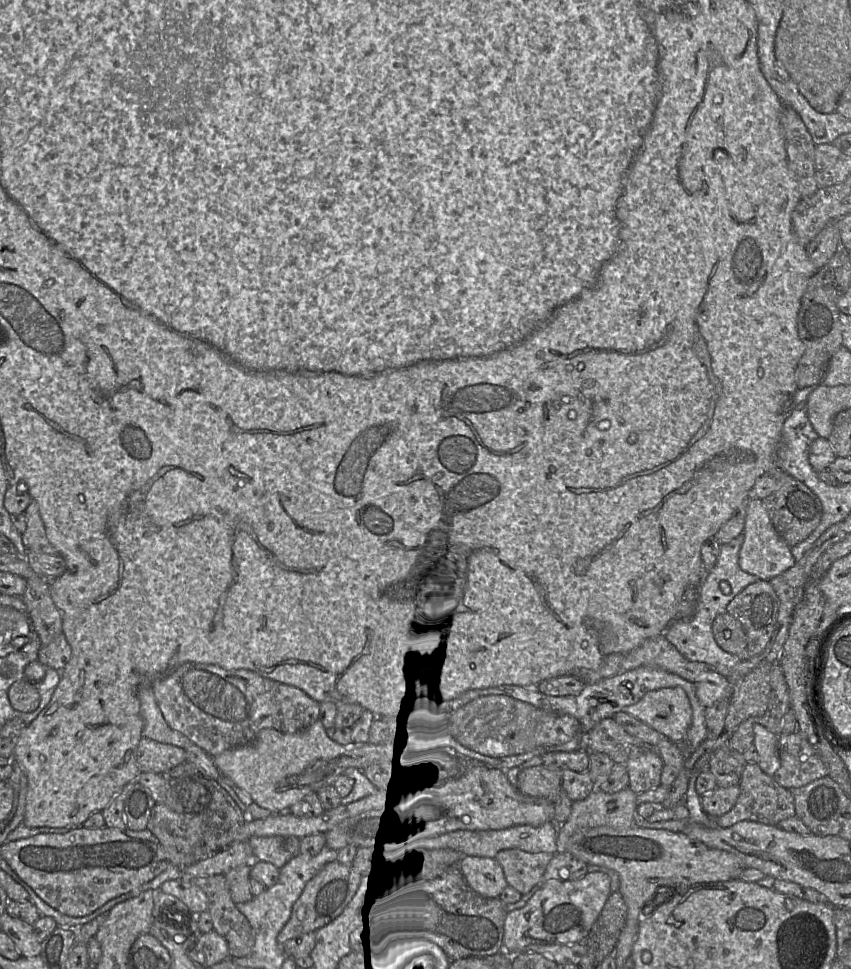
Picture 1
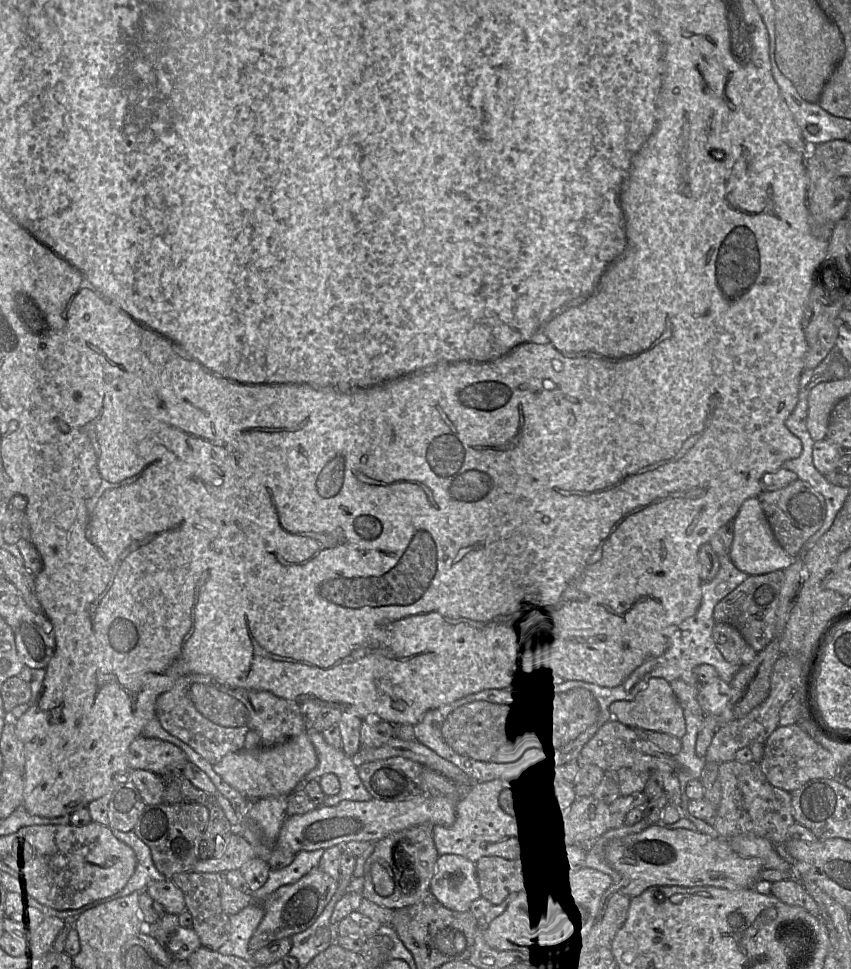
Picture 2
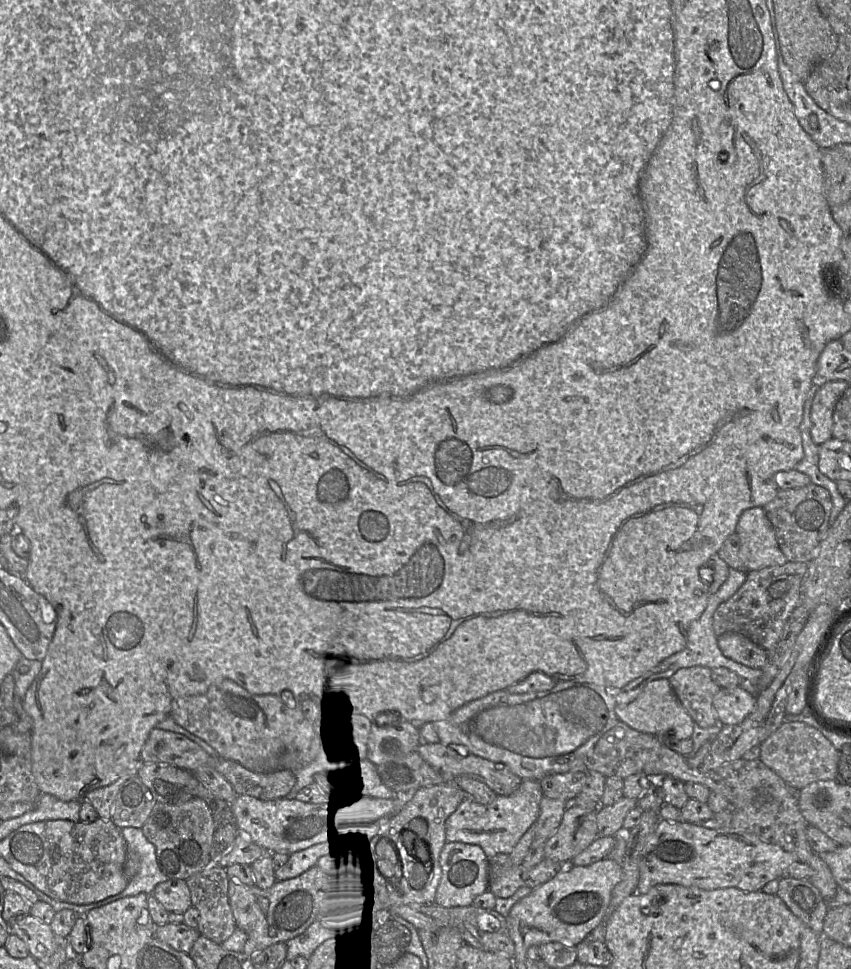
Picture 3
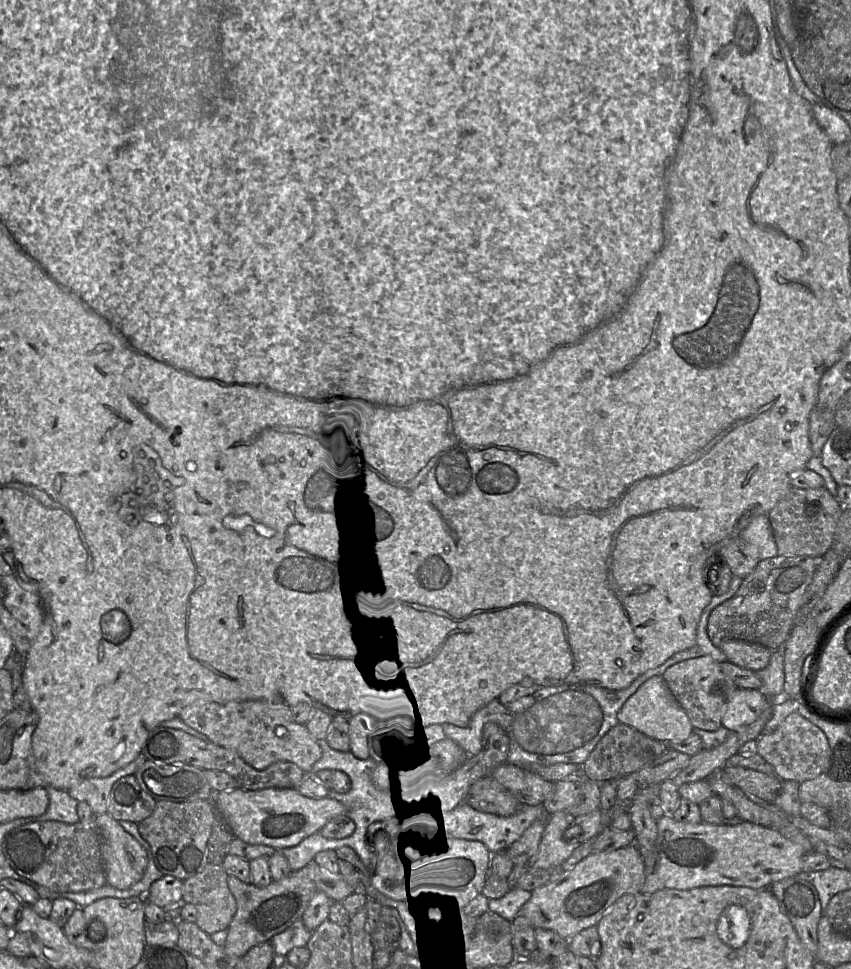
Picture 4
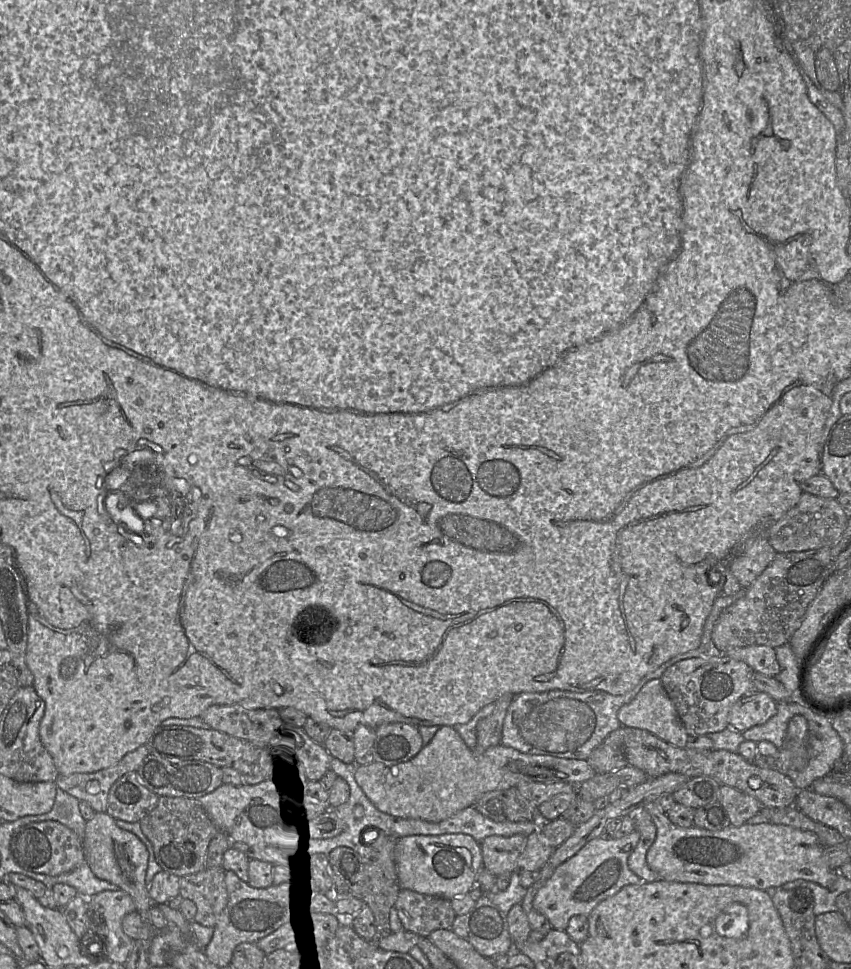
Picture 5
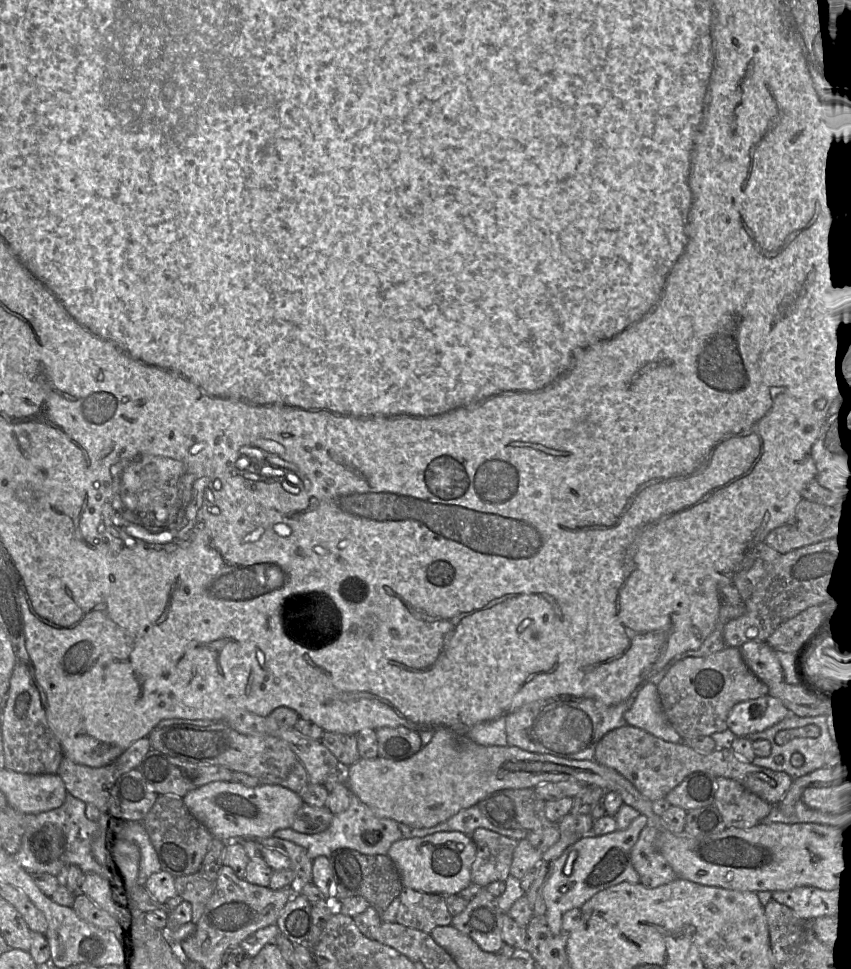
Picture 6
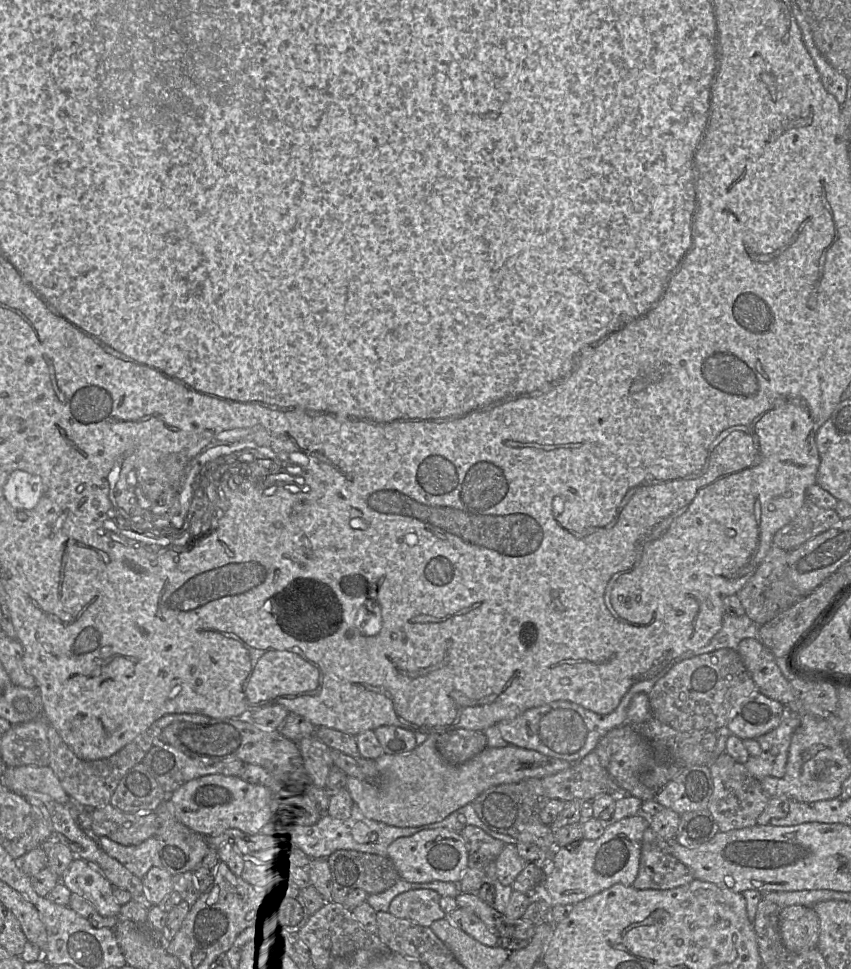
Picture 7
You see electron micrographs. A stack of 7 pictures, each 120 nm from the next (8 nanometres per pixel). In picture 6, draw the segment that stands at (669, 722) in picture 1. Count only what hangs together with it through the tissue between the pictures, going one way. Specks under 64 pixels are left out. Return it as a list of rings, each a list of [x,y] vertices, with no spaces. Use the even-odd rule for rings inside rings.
[[[646,680],[632,706],[624,713],[626,724],[638,727],[665,741],[683,741],[666,719],[660,702],[657,685]]]

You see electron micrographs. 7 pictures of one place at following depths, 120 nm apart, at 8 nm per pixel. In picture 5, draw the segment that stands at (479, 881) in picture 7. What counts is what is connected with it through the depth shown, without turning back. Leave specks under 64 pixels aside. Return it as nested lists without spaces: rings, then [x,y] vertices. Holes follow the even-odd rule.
[[[491,835],[481,843],[482,867],[496,877],[511,875],[515,872],[519,855],[526,845],[527,836]]]

